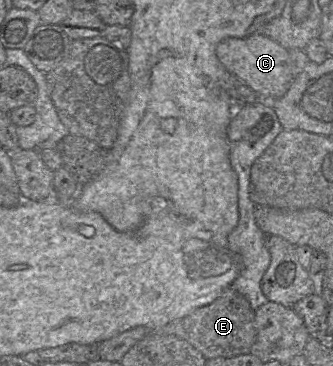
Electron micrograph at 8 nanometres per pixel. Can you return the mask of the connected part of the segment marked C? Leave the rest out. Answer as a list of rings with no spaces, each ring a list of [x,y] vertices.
[[[254,33],[245,38],[225,38],[217,44],[215,52],[225,70],[247,84],[261,100],[280,98],[294,80],[288,50],[262,33]]]

